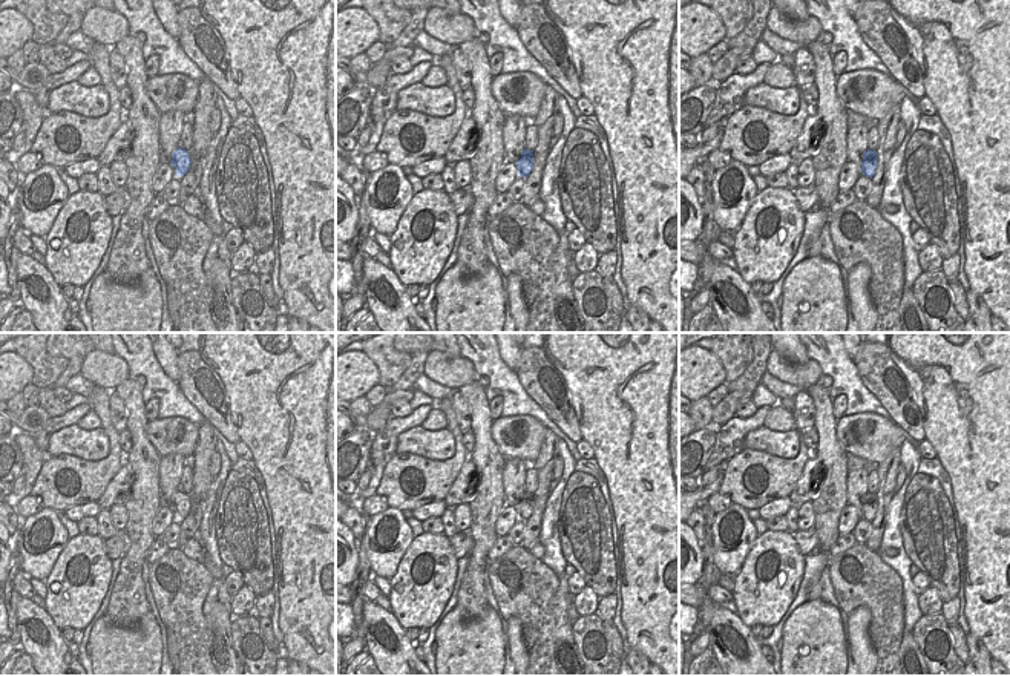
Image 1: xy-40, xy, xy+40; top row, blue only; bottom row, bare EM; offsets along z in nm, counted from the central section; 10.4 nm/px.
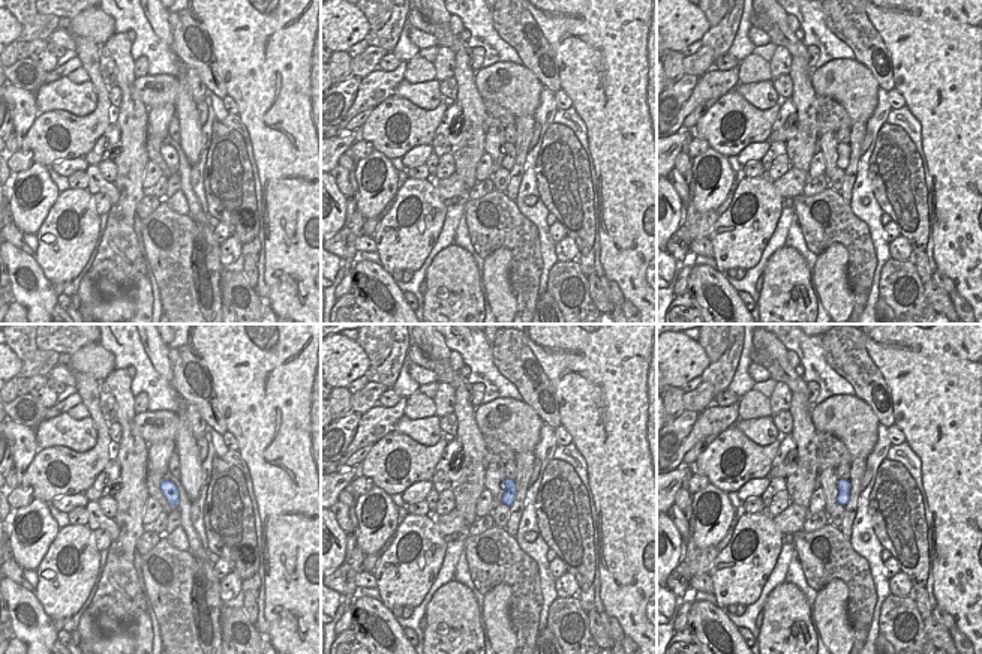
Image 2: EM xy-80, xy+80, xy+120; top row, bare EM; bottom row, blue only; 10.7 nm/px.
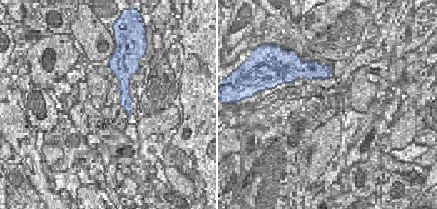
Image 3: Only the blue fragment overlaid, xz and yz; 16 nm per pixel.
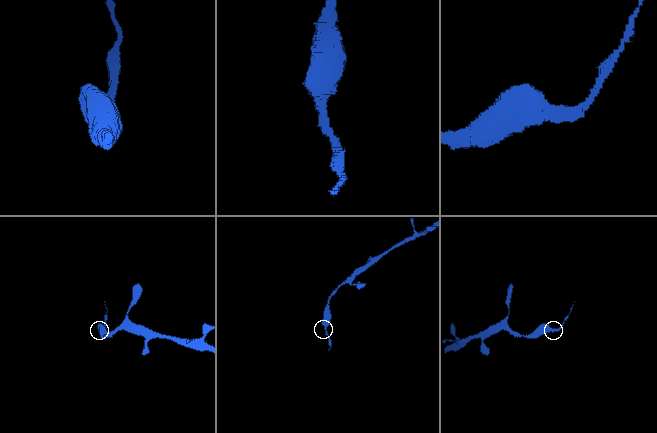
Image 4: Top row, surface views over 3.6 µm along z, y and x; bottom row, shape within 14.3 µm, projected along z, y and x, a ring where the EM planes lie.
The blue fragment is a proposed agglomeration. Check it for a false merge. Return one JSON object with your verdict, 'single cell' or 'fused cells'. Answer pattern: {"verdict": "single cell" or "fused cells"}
{"verdict": "fused cells"}

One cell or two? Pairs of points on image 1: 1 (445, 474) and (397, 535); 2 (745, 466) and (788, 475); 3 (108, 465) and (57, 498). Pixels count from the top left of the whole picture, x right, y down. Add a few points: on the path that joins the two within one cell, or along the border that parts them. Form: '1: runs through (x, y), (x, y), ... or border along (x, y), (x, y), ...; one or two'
1: border along (388, 506), (394, 506), (402, 512); two
2: runs through (756, 463), (764, 465), (777, 475); one
3: runs through (95, 477), (77, 495), (69, 498); one

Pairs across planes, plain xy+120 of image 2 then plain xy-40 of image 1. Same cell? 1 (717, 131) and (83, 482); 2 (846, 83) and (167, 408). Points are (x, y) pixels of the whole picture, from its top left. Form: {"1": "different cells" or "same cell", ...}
{"1": "same cell", "2": "different cells"}

